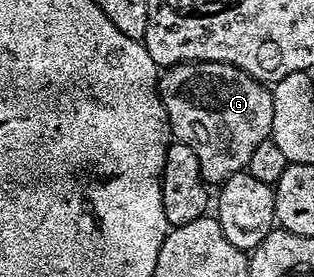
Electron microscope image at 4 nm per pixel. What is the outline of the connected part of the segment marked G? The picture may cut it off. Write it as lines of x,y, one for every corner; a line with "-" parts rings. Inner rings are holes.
188,60
185,64
175,64
166,69
159,78
159,97
165,106
171,135
178,143
190,146
201,162
201,174
208,185
219,186
233,174
244,171
253,155
253,150
272,135
273,98
272,89
257,78
245,74
232,64
209,62
208,60

